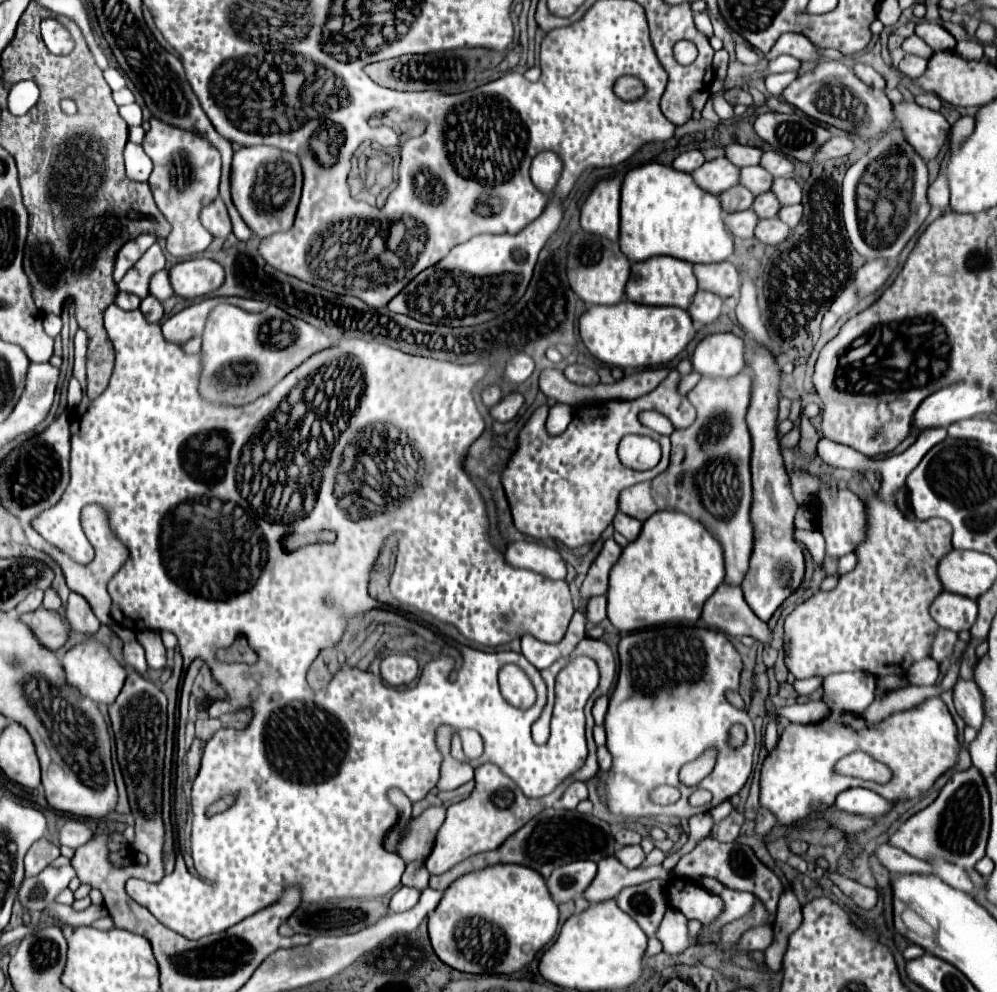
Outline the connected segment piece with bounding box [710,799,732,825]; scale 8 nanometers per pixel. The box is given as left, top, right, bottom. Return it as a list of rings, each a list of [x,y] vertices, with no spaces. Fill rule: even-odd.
[[[726,799],[724,803],[720,803],[720,805],[716,805],[716,807],[710,811],[710,815],[712,815],[712,819],[714,819],[714,825],[716,825],[718,821],[726,819],[726,817],[730,815],[730,811],[732,811],[732,805],[730,805],[728,799]]]

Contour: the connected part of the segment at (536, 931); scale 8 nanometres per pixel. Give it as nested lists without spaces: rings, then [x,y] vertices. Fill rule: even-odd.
[[[496,865],[474,871],[444,891],[440,907],[428,917],[428,933],[434,953],[452,969],[476,975],[510,975],[526,967],[536,953],[548,945],[558,929],[558,907],[552,901],[546,881],[538,871],[524,865]]]

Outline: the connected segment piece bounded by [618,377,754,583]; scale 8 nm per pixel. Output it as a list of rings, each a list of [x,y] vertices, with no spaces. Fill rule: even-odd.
[[[732,377],[732,379],[700,379],[698,385],[688,393],[688,401],[696,409],[696,421],[686,429],[676,429],[670,435],[672,455],[670,465],[660,473],[652,483],[638,483],[632,489],[624,489],[618,499],[618,509],[638,521],[646,521],[654,511],[678,509],[692,519],[698,519],[720,539],[724,547],[724,563],[728,567],[726,579],[732,583],[742,583],[748,571],[748,559],[754,543],[754,527],[750,521],[752,507],[752,483],[750,483],[750,433],[746,427],[746,409],[750,403],[750,377]]]

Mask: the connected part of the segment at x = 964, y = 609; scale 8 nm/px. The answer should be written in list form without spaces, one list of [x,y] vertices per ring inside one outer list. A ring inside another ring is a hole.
[[[942,593],[932,603],[932,617],[940,627],[950,631],[970,631],[978,619],[978,603],[964,595]]]

